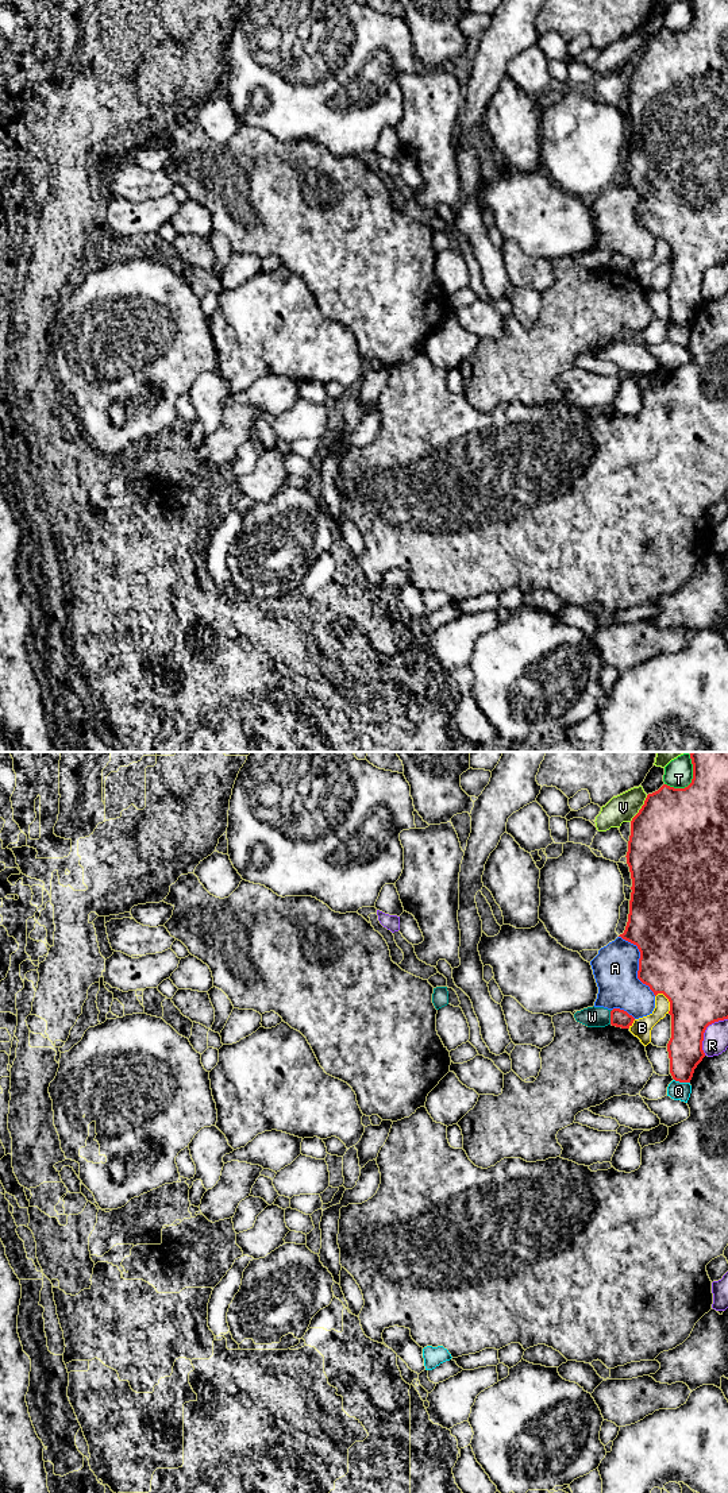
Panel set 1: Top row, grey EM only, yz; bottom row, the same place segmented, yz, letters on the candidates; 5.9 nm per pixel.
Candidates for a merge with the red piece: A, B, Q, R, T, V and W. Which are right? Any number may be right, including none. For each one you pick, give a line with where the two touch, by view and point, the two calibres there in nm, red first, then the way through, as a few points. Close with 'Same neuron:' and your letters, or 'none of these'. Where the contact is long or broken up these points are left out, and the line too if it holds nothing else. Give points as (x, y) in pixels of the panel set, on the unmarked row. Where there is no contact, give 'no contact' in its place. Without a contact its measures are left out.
Same neuron: none of these

